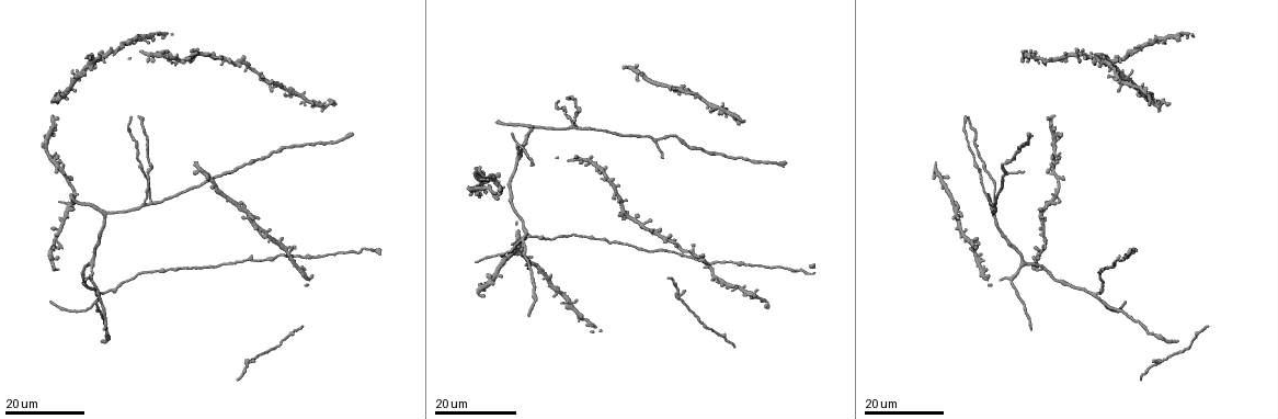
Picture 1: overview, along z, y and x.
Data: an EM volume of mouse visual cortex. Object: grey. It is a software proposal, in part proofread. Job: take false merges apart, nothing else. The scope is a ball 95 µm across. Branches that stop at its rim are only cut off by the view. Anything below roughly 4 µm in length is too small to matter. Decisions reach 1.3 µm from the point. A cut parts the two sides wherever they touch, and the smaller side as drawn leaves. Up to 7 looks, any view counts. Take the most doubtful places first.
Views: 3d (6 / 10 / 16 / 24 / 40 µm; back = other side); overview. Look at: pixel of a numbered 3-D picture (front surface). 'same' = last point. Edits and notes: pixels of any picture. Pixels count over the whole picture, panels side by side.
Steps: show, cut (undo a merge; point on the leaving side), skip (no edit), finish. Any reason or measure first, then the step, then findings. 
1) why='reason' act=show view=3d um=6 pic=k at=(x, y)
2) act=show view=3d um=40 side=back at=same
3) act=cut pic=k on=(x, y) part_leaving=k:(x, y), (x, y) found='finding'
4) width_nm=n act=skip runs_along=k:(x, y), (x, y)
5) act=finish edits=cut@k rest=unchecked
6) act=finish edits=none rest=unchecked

why='branch point' act=show view=3d um=24 pic=1 at=(223, 173)

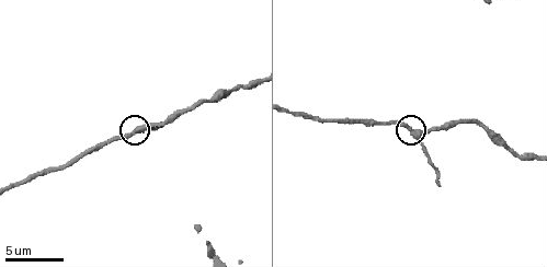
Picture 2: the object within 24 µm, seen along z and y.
act=show view=3d um=10 pic=2 at=(142, 128)

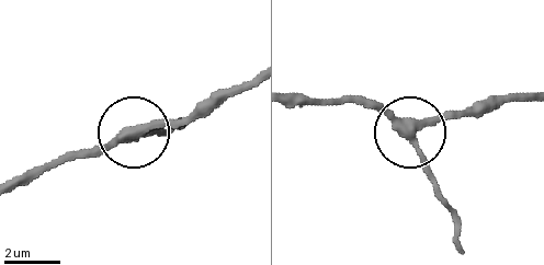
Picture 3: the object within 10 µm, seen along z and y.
arms=3 act=skip runs_along=3:(292, 99), (341, 99), (390, 113), (409, 134), (433, 195) found='one neuron here'

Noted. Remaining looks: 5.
act=show view=3d um=24 pic=1 at=(305, 258)

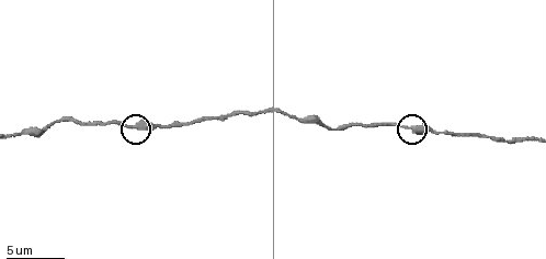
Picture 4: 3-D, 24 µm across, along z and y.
act=show view=3d um=10 pic=4 at=(138, 128)

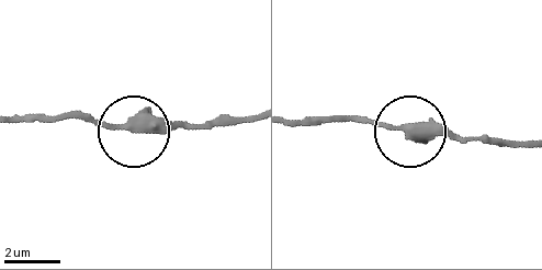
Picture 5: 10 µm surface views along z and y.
act=skip runs_along=5:(290, 122), (382, 122), (486, 136) found='one neuron here'

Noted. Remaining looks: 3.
why='calibre changes' act=show view=3d um=6 pic=4 at=(41, 130)

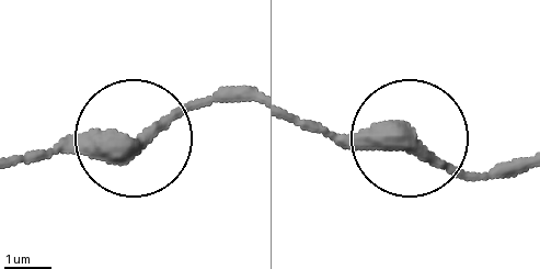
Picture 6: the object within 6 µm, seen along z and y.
act=skip runs_along=6:(294, 119), (352, 138), (411, 138), (458, 169), (490, 174) found='one neuron here'

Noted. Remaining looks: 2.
why='calibre changes' act=show view=3d um=16 pic=1 at=(139, 275)

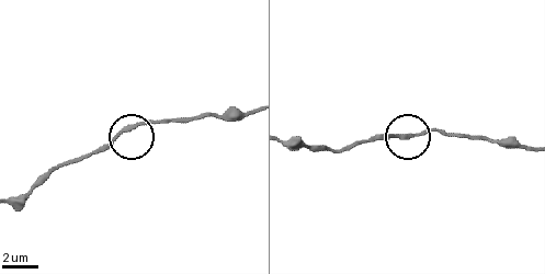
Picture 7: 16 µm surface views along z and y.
act=show view=3d um=10 pic=7 at=(128, 127)

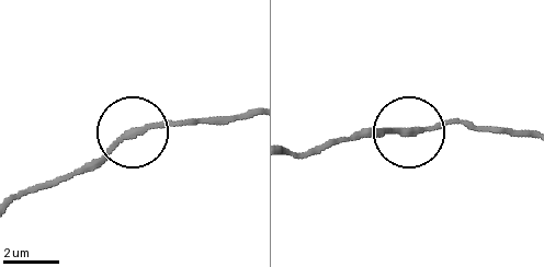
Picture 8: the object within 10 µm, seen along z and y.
act=skip found='continuous, no second neuron'

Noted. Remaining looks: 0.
act=finish edits=none rest=unchecked

